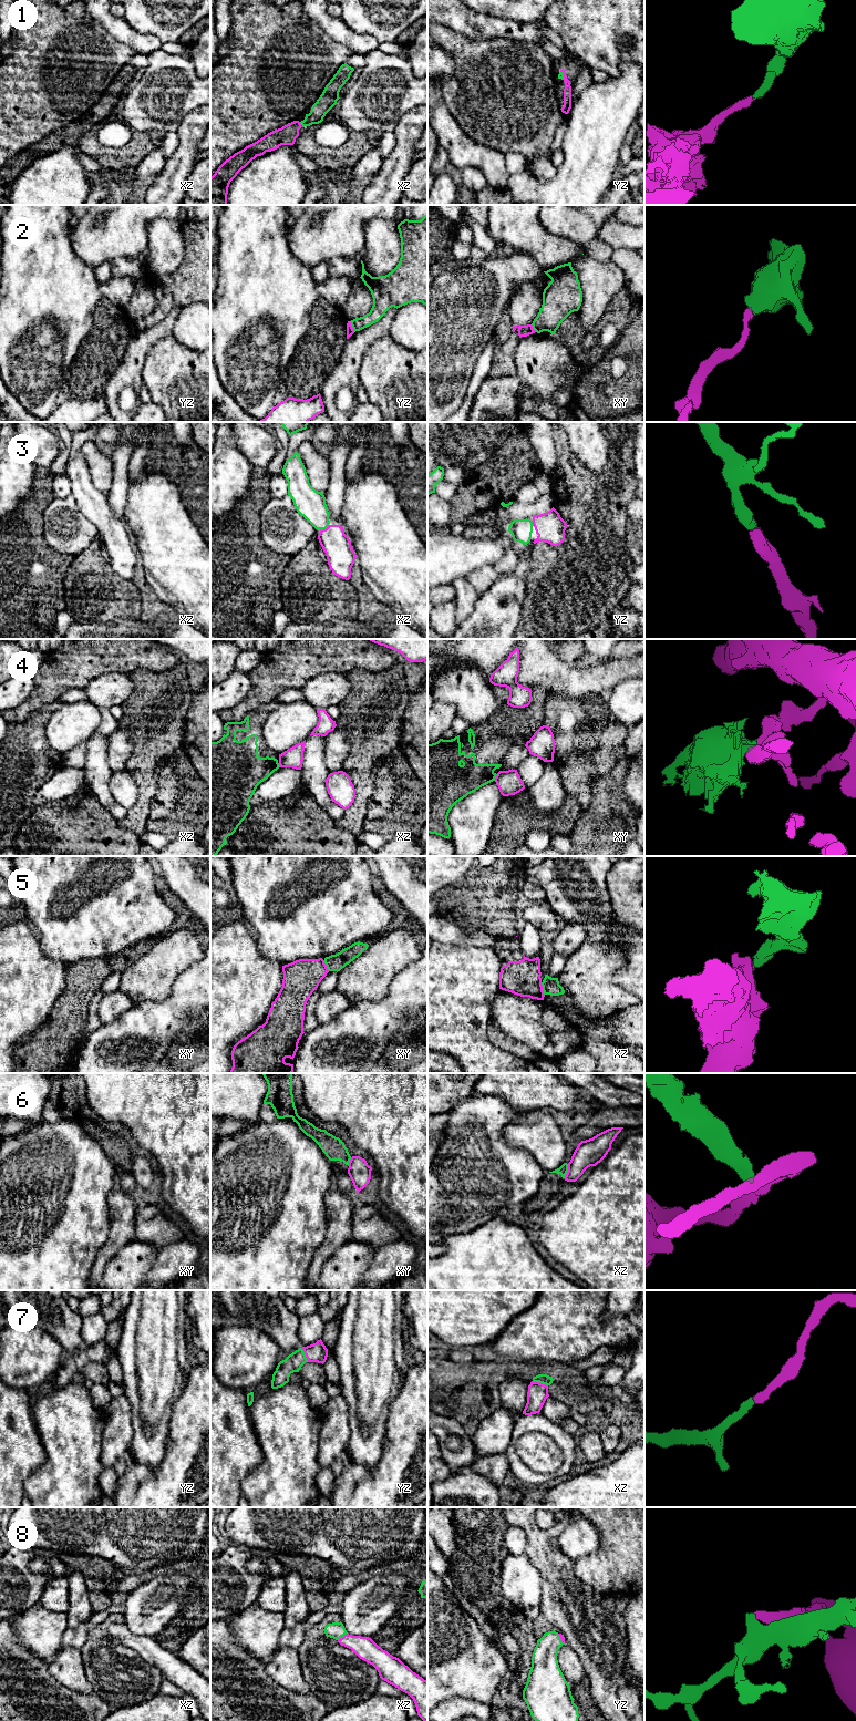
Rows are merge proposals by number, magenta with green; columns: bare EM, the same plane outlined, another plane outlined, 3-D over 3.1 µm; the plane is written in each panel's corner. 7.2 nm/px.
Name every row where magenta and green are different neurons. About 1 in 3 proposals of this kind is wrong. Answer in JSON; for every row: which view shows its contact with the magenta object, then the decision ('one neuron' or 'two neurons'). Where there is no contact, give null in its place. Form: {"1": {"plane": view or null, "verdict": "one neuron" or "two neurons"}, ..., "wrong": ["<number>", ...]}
{"1": {"plane": "xz", "verdict": "one neuron"}, "2": {"plane": "yz", "verdict": "two neurons"}, "3": {"plane": "xz", "verdict": "one neuron"}, "4": {"plane": "xy", "verdict": "two neurons"}, "5": {"plane": "xz", "verdict": "one neuron"}, "6": {"plane": "xz", "verdict": "two neurons"}, "7": {"plane": "xz", "verdict": "one neuron"}, "8": {"plane": "xz", "verdict": "one neuron"}, "wrong": ["2", "4", "6"]}

